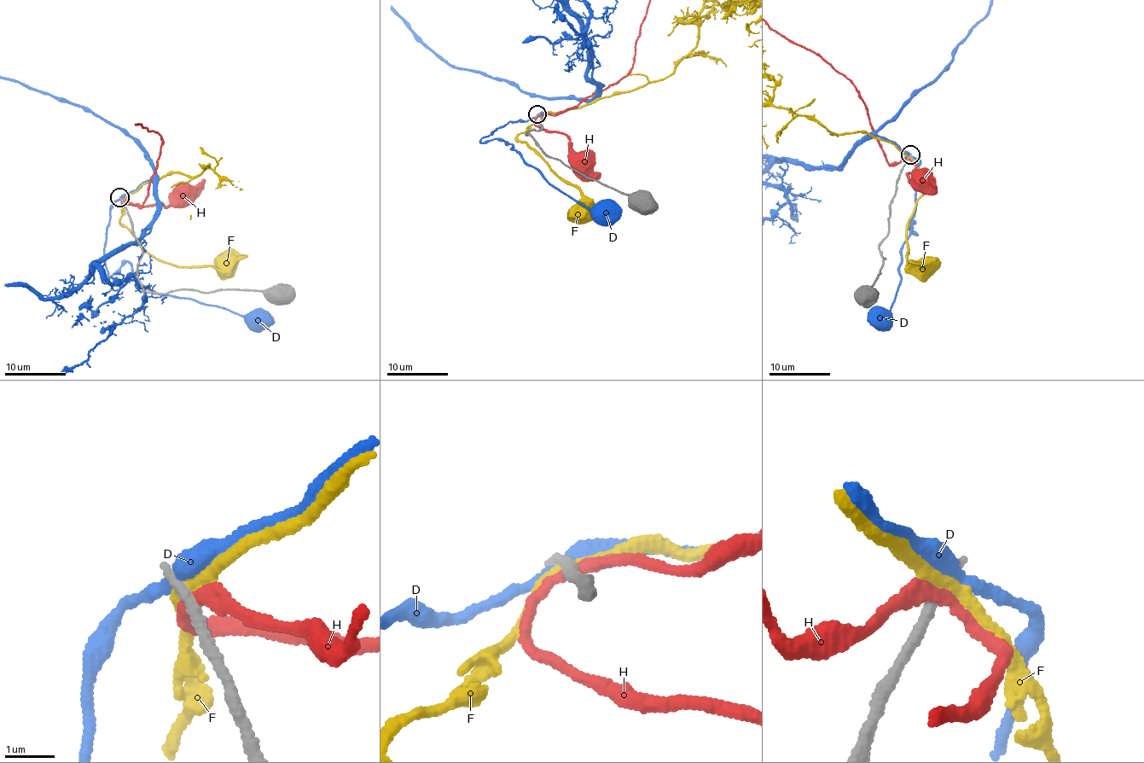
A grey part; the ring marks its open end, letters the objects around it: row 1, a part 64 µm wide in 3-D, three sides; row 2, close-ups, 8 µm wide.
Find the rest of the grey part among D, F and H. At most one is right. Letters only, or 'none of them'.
none of them

